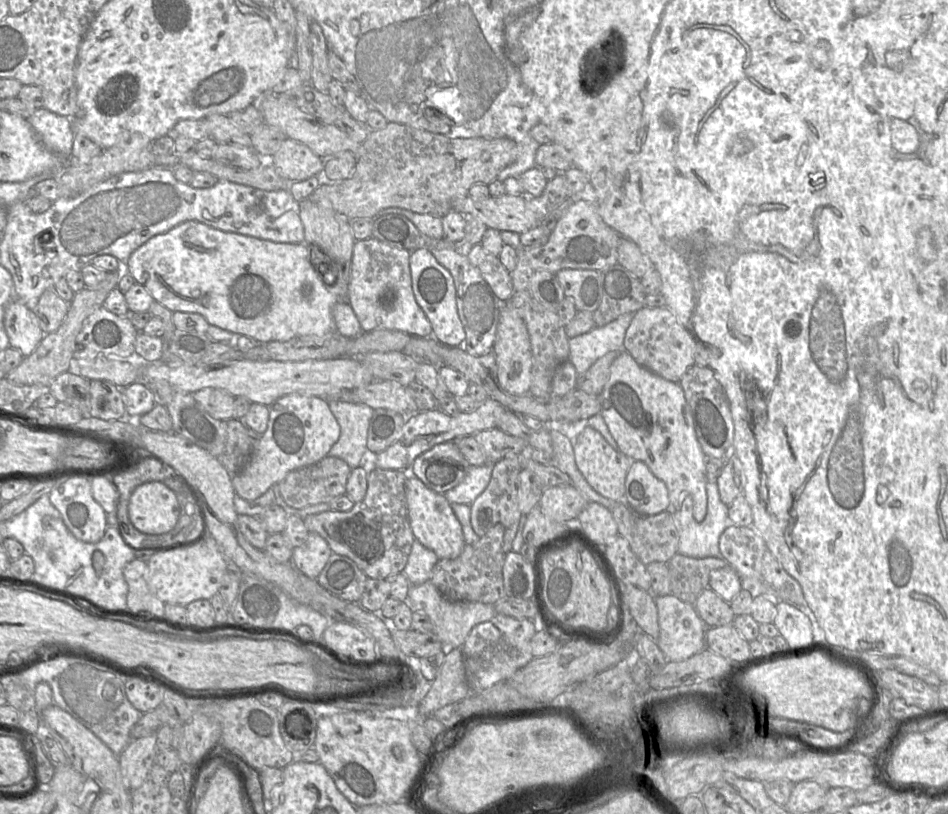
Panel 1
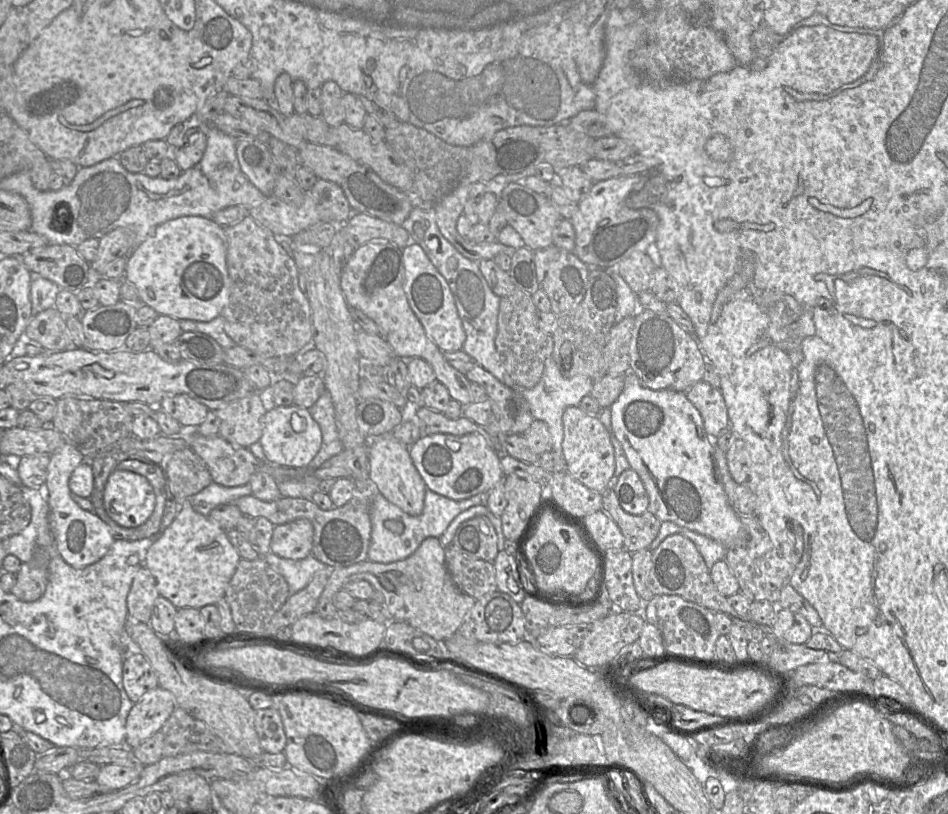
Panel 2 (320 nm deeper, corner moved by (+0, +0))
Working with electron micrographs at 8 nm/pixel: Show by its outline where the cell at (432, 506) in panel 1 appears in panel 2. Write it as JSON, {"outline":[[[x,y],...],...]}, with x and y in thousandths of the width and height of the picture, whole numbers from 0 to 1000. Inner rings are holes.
{"outline":[[[412,531],[389,539],[388,585],[405,612],[425,629],[432,634],[445,630],[450,598],[434,565],[431,549],[419,541]]]}

